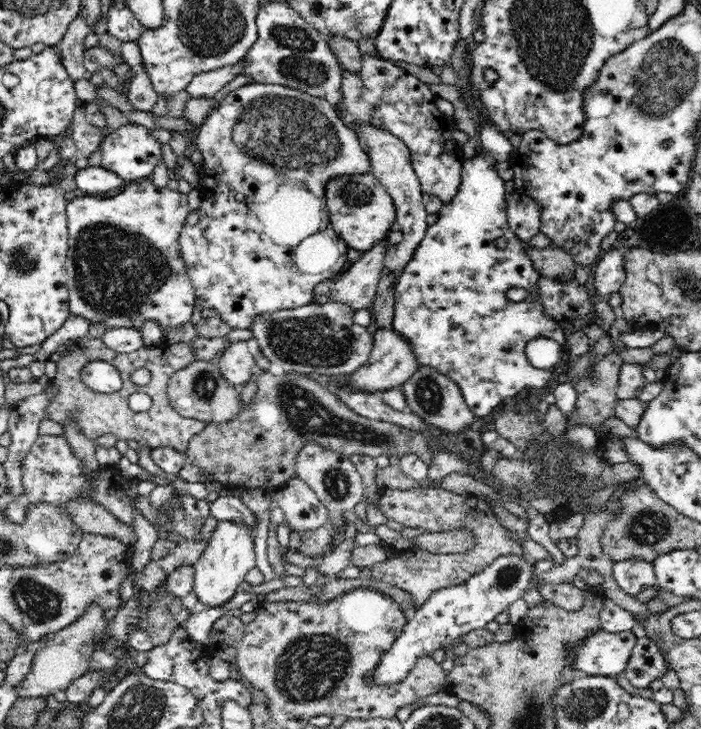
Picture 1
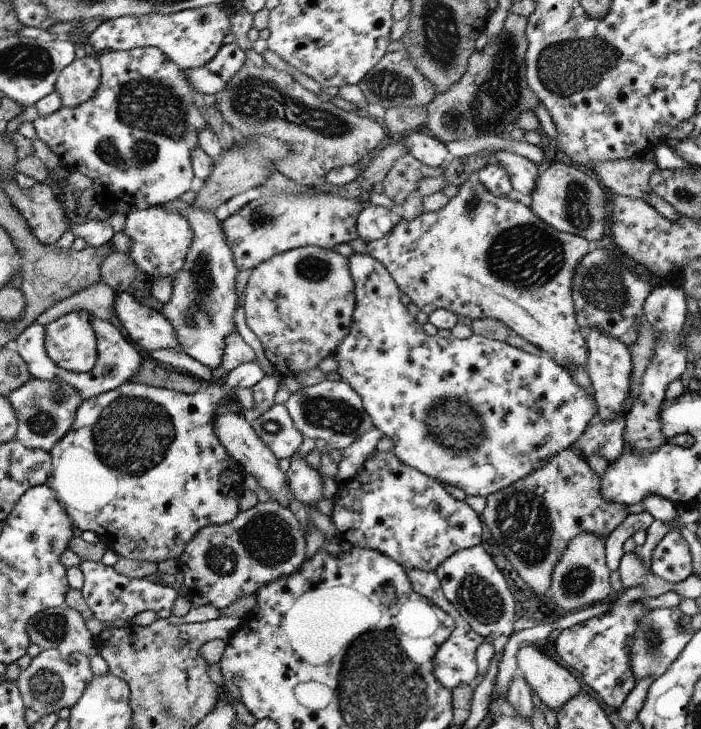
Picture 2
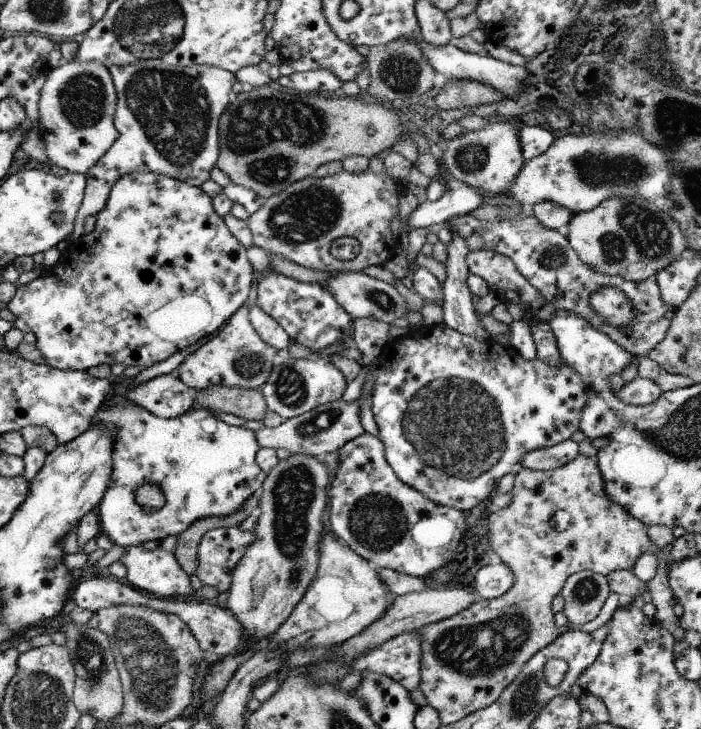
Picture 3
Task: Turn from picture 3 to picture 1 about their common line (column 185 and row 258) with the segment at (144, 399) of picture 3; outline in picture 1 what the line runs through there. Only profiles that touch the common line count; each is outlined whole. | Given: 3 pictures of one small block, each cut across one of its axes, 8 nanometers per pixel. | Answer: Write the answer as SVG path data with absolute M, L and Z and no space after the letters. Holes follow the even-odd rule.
M365 120L352 123L352 126L355 126L355 134L370 157L371 172L393 198L397 211L396 226L403 233L401 243L388 244L387 246L383 258L383 276L400 274L410 260L414 258L414 254L417 253L417 248L424 238L425 230L428 228L426 221L428 212L426 212L424 205L421 182L418 180L417 171L414 170L409 147L400 138L381 127L373 126L373 123L367 123Z

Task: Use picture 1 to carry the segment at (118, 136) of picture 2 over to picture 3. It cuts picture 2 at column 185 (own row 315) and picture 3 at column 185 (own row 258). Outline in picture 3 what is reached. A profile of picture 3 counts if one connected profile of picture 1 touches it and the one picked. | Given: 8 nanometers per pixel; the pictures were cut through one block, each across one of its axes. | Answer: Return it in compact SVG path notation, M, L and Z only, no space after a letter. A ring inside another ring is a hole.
M146 60L144 62L146 66L141 68L139 64L126 65L125 67L110 67L109 70L112 70L112 78L116 78L116 92L120 94L120 102L117 102L115 106L116 113L116 130L120 130L120 138L117 138L116 146L111 146L112 150L108 149L108 154L104 153L102 158L86 173L87 180L87 193L84 193L83 202L80 205L78 216L75 218L75 230L70 234L70 237L73 240L76 240L78 237L82 237L84 234L84 222L88 216L97 216L99 212L106 206L106 201L109 199L110 191L112 187L122 178L124 175L130 173L156 173L159 175L164 175L173 179L181 180L182 182L187 182L189 185L195 187L201 187L206 178L210 178L210 170L216 167L216 160L219 160L218 152L222 146L218 146L218 120L222 116L224 110L229 105L230 90L232 86L237 81L235 74L226 69L221 69L212 65L196 65L191 66L188 70L183 71L174 71L166 70L166 68L158 68L156 64L158 62L152 62L152 60Z

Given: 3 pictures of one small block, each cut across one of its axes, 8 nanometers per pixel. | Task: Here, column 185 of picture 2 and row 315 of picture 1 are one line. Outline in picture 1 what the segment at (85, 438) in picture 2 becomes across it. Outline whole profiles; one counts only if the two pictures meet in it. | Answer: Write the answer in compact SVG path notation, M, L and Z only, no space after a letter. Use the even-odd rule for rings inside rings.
M478 148L476 154L469 159L463 159L462 162L462 174L461 174L461 185L459 186L458 192L453 200L446 203L445 206L440 210L438 214L438 221L431 226L428 226L425 230L424 238L421 244L417 248L417 253L414 254L414 258L405 266L405 269L398 274L398 280L395 282L394 287L394 316L392 328L396 333L399 334L403 340L406 340L411 346L411 351L415 355L417 361L417 368L430 368L436 370L440 374L451 378L462 391L463 397L467 402L467 405L472 409L472 412L477 417L488 417L494 410L498 410L498 406L502 404L502 400L506 398L512 398L512 396L519 393L524 388L542 388L548 383L553 381L556 376L562 372L561 369L568 365L570 360L570 353L568 350L567 336L564 332L564 328L554 318L544 313L544 308L540 301L522 301L520 304L514 304L505 295L509 288L517 286L518 288L524 288L531 294L534 294L538 290L538 282L541 279L541 274L538 272L533 265L533 259L530 258L528 251L525 249L525 244L516 237L513 230L510 230L507 222L507 193L504 189L504 180L500 178L496 172L496 159L488 154L484 148ZM498 238L506 238L506 246L499 248L496 245ZM535 338L550 338L555 340L562 347L561 360L554 366L554 368L543 369L536 368L530 364L527 355L525 354L525 347L528 342Z

